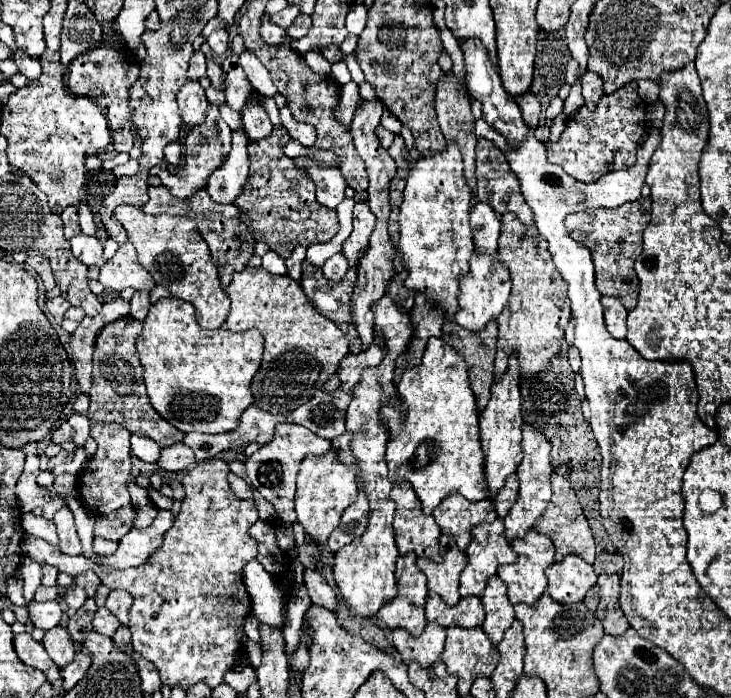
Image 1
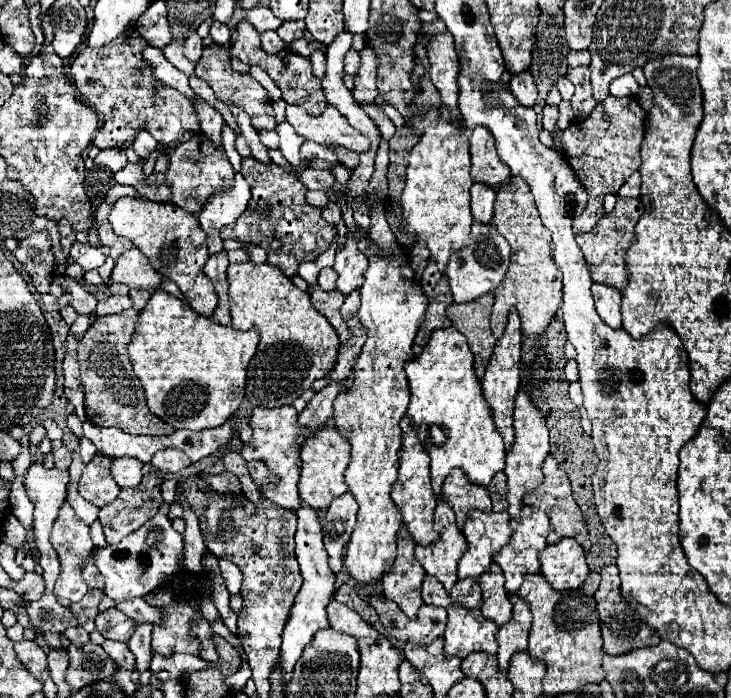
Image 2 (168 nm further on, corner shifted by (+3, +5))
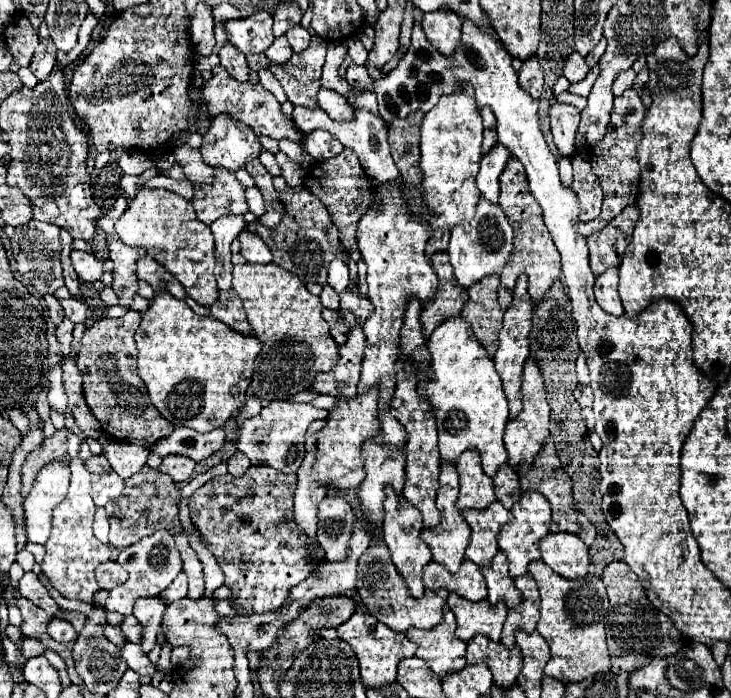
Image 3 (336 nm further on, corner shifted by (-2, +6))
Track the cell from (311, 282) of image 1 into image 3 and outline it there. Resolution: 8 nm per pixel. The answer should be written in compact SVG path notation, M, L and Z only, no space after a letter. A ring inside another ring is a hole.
M323 310L323 318L327 320L327 324L329 324L329 330L331 330L331 336L333 336L333 340L341 346L341 344L345 344L345 340L347 340L347 330L349 330L349 326L345 324L345 320L341 320L339 318L339 314L337 312L333 312L333 310Z

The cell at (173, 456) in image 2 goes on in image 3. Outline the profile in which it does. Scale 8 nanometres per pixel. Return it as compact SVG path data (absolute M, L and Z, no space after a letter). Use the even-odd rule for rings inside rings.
M171 454L171 456L165 456L159 470L167 476L171 476L175 482L185 482L191 478L191 474L195 472L195 462L187 456L177 456L177 454Z

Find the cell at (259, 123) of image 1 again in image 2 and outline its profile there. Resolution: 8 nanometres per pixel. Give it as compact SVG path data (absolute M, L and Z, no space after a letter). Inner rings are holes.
M212 43L212 45L204 47L202 57L196 63L196 75L200 79L204 79L214 89L216 99L230 101L230 103L238 105L240 109L244 109L250 115L254 129L274 129L276 127L276 119L274 119L274 111L272 111L272 99L268 97L268 93L264 91L264 87L260 83L256 83L250 75L236 73L230 67L230 59L232 59L230 43L226 43L226 45Z

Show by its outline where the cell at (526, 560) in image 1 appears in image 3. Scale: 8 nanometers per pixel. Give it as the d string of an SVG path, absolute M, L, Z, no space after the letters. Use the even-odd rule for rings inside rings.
M523 492L519 502L511 508L511 514L513 518L499 530L497 542L499 542L499 548L507 554L509 575L515 579L527 572L529 562L541 558L539 542L549 534L551 506L549 506L549 500L539 492Z

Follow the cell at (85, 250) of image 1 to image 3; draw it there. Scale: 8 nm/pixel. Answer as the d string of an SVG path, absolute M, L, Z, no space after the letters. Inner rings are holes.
M73 250L71 262L73 262L73 268L75 268L81 282L97 282L103 274L103 262L97 260L91 252Z

